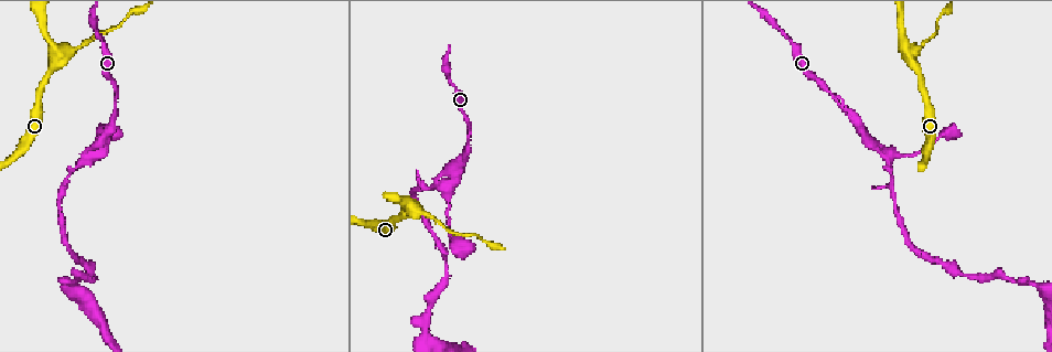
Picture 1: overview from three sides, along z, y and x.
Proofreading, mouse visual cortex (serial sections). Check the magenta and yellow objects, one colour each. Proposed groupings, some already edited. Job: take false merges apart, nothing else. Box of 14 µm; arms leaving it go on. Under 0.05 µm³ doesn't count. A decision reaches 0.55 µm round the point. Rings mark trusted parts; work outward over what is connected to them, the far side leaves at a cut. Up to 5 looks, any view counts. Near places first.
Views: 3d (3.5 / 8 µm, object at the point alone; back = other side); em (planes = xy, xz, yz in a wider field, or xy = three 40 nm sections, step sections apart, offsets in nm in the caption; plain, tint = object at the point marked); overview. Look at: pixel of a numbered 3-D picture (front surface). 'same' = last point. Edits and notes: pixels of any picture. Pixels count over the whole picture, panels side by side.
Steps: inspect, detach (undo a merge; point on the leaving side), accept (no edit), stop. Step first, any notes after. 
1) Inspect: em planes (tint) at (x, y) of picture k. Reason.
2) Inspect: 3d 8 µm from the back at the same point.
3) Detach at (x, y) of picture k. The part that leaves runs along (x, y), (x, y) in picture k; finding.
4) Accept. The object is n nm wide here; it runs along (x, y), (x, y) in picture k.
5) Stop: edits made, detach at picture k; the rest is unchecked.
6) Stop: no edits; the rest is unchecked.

Inspect: 3d 3.5 µm at (888, 156) of picture 1. Three arms meet.

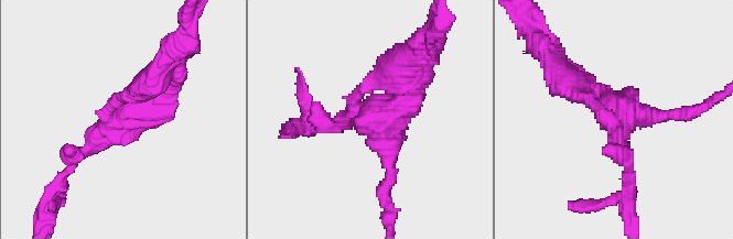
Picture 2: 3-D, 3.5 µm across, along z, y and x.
Inspect: em xy step 1 (tint) at (122, 121) of picture 2. 3 arms meet here; the arms are 150, 200, 300 nm wide.

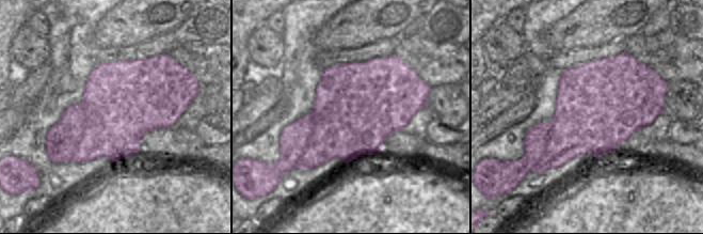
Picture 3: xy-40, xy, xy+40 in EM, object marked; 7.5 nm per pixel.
Detach at (381, 139) of picture 2. A second cell is stuck on.

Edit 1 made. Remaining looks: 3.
Inspect: overview.

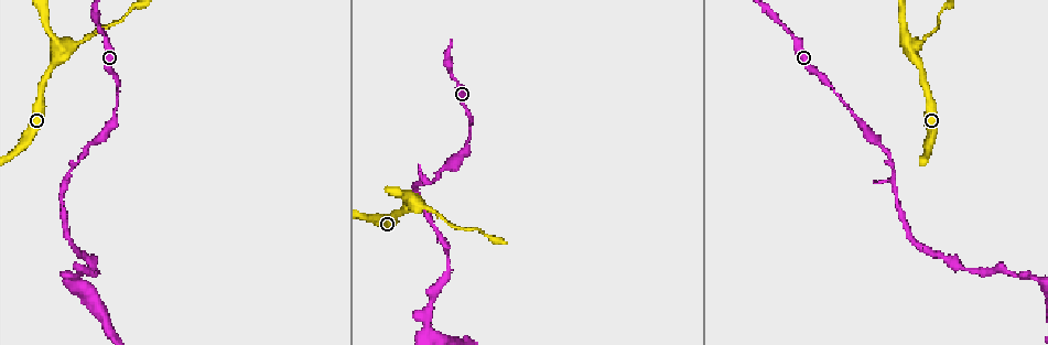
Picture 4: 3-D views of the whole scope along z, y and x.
Inspect: em xy step 3 (tint) at (59, 49) of picture 4. Thick turns thin.

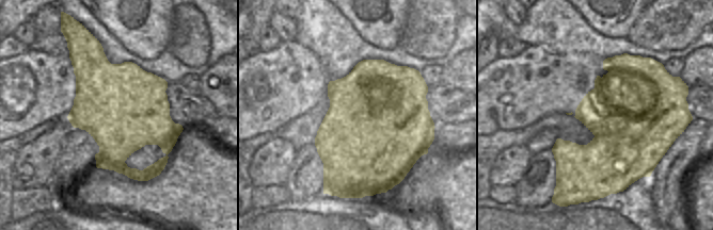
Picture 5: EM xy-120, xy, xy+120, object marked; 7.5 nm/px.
Inspect: 3d 3.5 µm at the same point. Wider look.

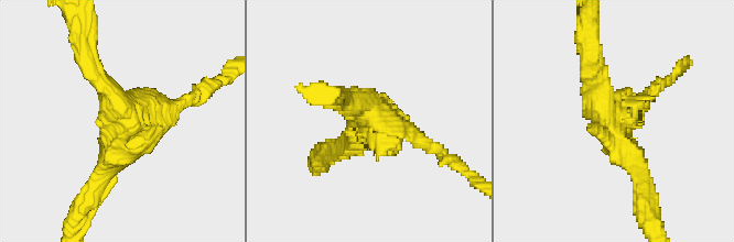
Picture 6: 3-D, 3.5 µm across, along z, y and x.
Accept. It runs along (640, 177), (597, 102), (592, 62) in picture 6; all the same cell.

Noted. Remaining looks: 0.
Stop: edits made, detach at picture 2; the rest is unchecked.

